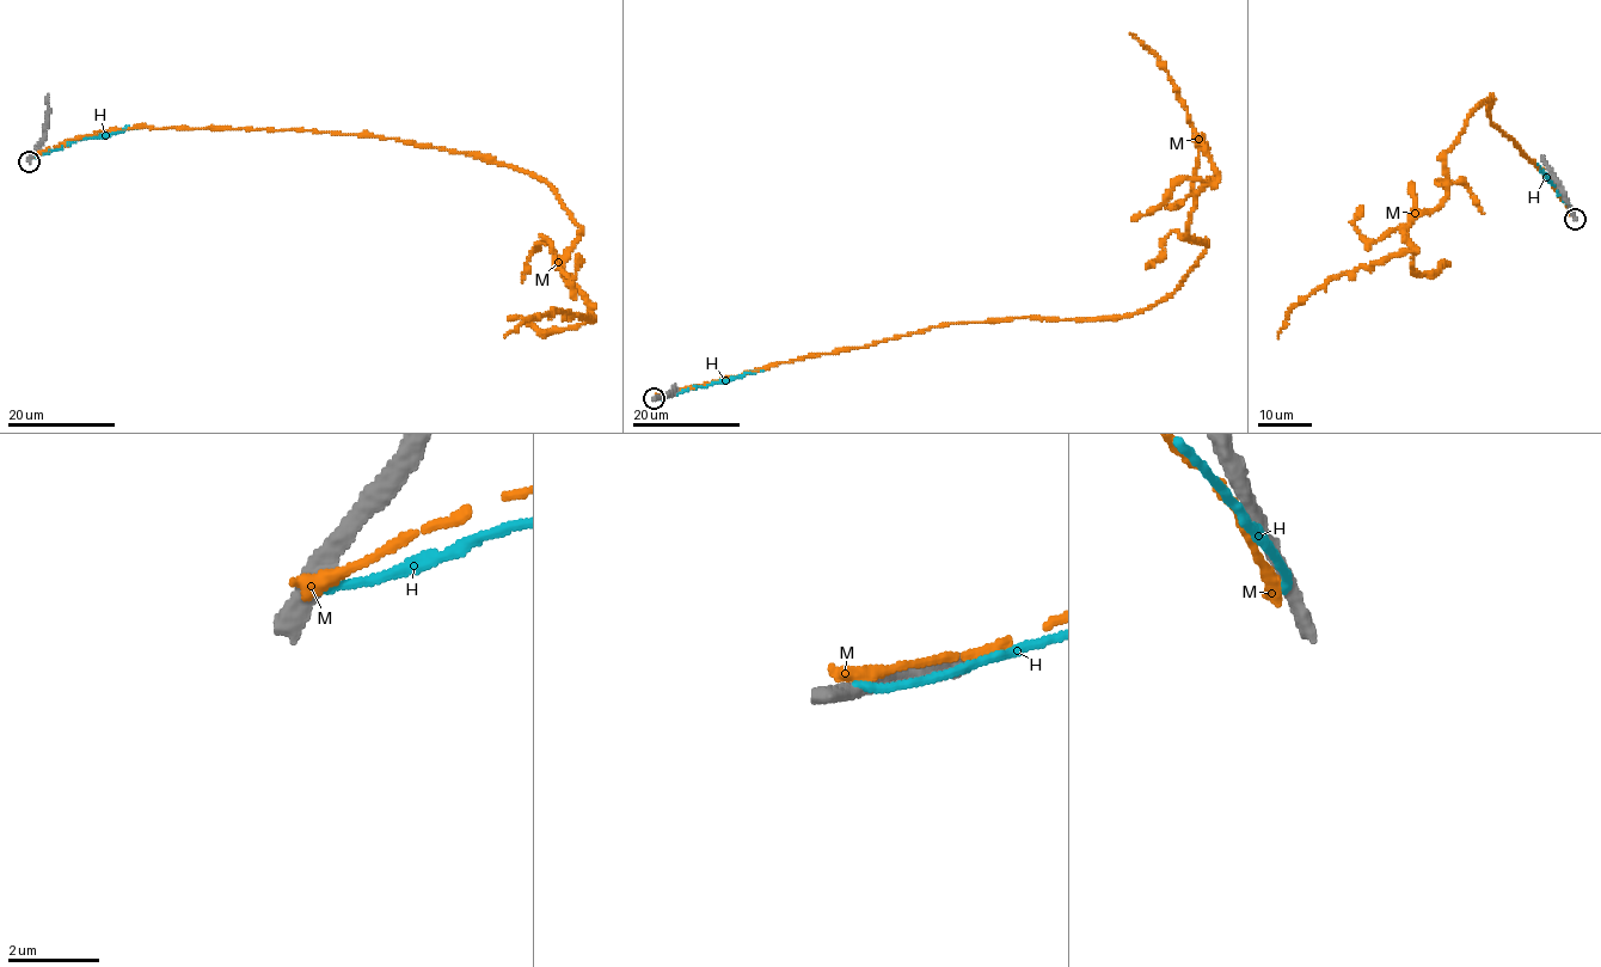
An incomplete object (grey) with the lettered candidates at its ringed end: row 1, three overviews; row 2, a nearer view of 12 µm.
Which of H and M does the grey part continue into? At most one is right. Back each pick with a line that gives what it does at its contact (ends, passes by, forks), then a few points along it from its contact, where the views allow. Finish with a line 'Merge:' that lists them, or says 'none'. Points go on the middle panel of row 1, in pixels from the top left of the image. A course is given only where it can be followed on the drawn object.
Merge: none

